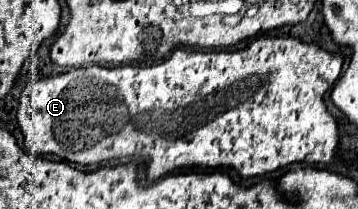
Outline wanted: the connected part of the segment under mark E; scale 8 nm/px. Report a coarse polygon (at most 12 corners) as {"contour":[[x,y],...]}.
{"contour":[[260,36],[30,82],[30,154],[334,162],[342,54]]}

